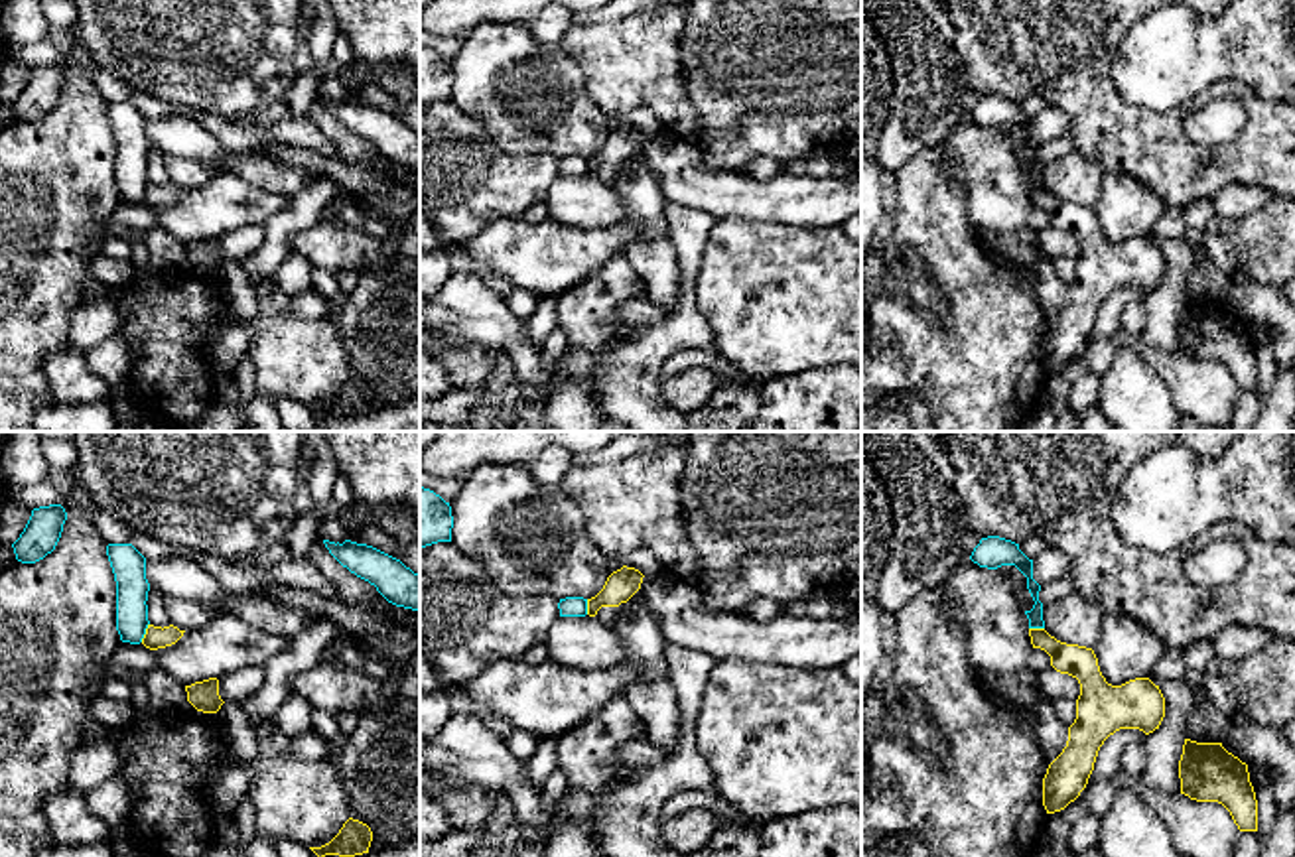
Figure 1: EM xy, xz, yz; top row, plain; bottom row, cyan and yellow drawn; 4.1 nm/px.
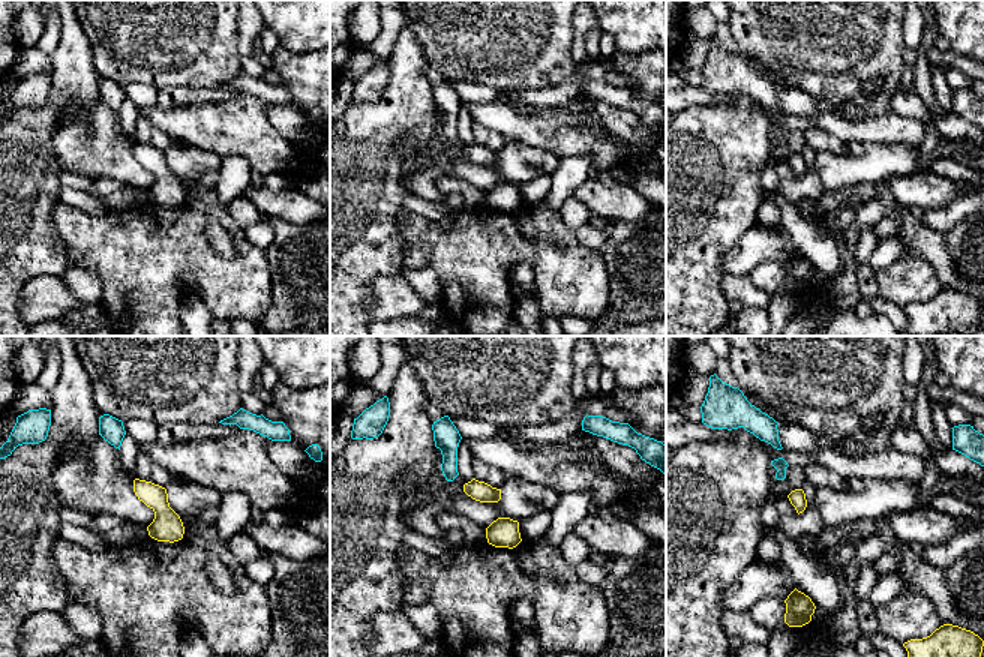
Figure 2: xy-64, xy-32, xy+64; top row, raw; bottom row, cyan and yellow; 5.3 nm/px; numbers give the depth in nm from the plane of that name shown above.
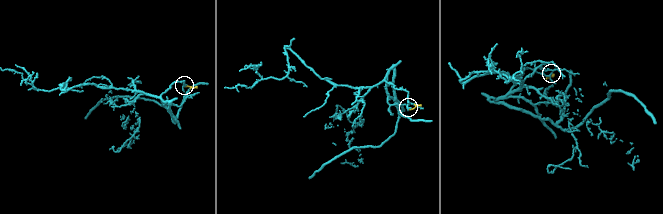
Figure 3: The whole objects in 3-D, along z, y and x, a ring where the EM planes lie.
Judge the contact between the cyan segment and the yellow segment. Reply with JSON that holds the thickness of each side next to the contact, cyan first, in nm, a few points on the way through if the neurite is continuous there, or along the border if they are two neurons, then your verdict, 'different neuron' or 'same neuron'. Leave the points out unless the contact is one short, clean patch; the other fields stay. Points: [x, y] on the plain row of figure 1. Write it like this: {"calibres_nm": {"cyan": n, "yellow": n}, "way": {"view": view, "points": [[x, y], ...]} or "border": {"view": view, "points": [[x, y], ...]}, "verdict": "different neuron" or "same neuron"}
{"calibres_nm": {"cyan": 130, "yellow": 90}, "border": {"view": "xy", "points": [[148, 182], [140, 199]]}, "verdict": "different neuron"}

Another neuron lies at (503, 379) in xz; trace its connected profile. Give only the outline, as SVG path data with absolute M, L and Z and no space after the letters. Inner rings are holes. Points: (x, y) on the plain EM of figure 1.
M503 349L497 351L497 361L491 374L485 378L485 390L479 406L471 412L471 422L465 426L434 424L420 420L420 431L497 431L495 422L501 404L509 392L514 392L518 374L511 355Z

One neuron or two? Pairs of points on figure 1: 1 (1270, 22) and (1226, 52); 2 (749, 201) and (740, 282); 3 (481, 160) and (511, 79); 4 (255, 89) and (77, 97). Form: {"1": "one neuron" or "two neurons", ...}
{"1": "one neuron", "2": "two neurons", "3": "two neurons", "4": "two neurons"}

